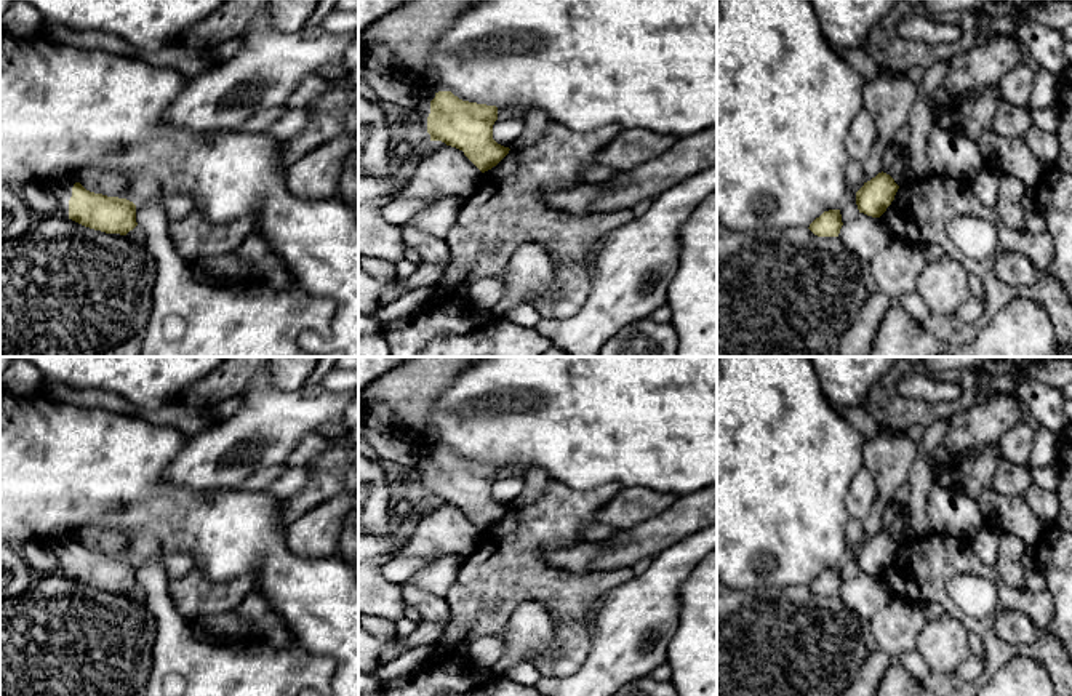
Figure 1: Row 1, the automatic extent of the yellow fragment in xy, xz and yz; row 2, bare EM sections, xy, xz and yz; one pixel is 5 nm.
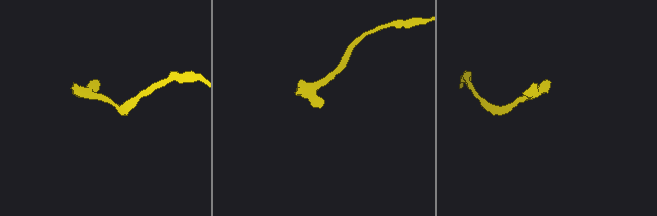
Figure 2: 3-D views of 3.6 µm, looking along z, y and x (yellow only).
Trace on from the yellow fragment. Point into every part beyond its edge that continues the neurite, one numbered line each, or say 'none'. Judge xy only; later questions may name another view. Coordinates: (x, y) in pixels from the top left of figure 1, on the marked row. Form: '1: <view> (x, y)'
1: xy (63, 189)

